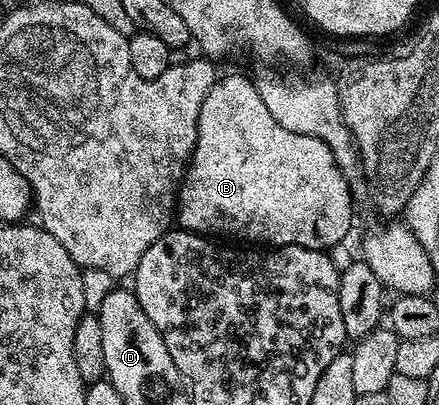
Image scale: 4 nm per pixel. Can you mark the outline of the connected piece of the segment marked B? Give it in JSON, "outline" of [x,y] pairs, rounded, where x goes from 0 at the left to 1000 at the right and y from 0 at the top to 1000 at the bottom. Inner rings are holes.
{"outline":[[[506,188],[490,207],[472,225],[472,235],[462,244],[462,264],[453,264],[453,314],[449,316],[449,351],[440,365],[440,390],[431,398],[431,412],[421,422],[421,440],[412,447],[412,454],[403,469],[403,514],[399,519],[399,546],[410,563],[428,565],[437,573],[460,580],[492,580],[503,590],[522,590],[513,585],[542,585],[542,598],[549,600],[595,600],[585,595],[606,595],[601,602],[613,610],[638,610],[645,605],[679,605],[692,615],[729,615],[733,620],[756,617],[756,605],[768,605],[786,583],[795,575],[795,563],[804,556],[804,486],[795,479],[795,464],[800,464],[800,449],[793,437],[779,427],[774,412],[763,402],[763,383],[754,383],[754,373],[740,353],[736,353],[722,338],[708,333],[681,333],[672,323],[654,323],[654,314],[640,311],[636,304],[626,304],[626,294],[617,286],[617,274],[608,274],[608,254],[599,254],[599,244],[590,235],[583,207],[574,198],[565,200],[558,190],[513,190]]]}

